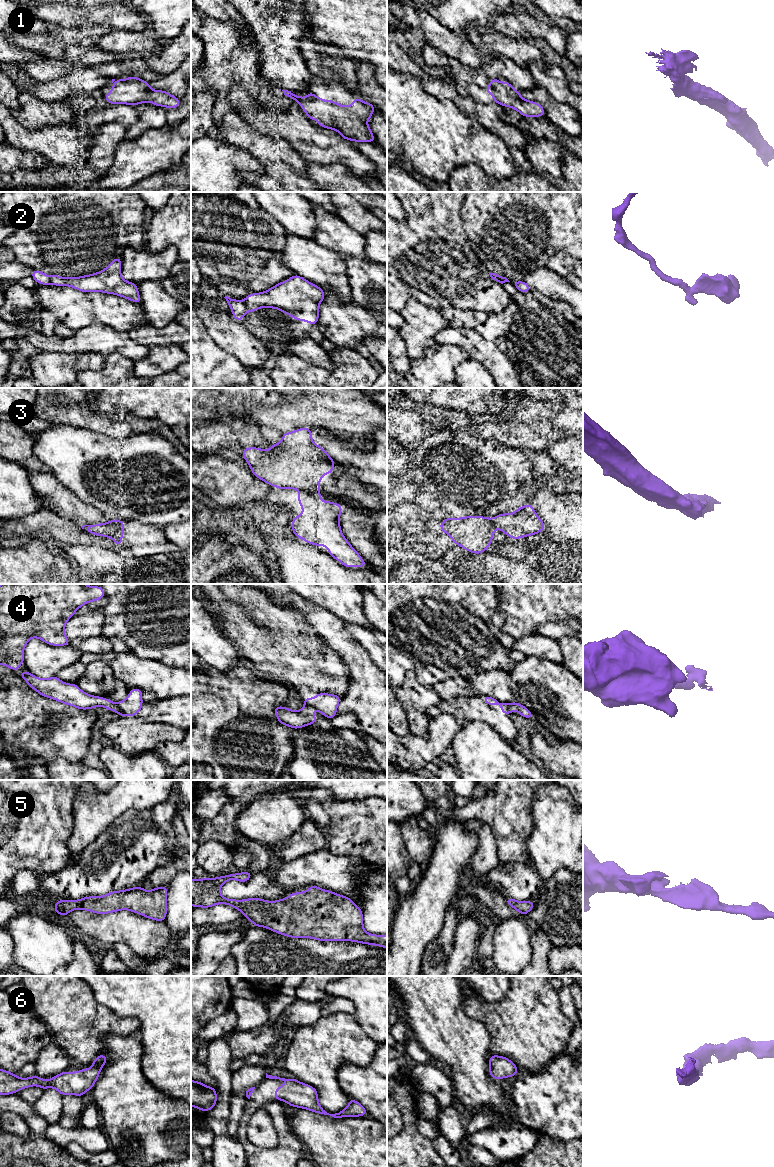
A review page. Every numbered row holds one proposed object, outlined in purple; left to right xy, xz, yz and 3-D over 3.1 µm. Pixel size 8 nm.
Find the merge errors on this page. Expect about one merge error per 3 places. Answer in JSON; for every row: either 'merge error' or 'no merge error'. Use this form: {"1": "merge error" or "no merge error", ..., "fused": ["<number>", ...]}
{"1": "no merge error", "2": "merge error", "3": "merge error", "4": "merge error", "5": "no merge error", "6": "no merge error", "fused": ["2", "3", "4"]}

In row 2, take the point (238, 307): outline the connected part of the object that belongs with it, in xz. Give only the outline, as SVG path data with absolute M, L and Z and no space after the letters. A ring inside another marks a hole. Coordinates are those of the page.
M225 296L224 298L226 299L228 305L232 311L232 315L233 315L234 319L242 323L243 316L247 312L247 308L246 308L244 301L231 299L228 296Z

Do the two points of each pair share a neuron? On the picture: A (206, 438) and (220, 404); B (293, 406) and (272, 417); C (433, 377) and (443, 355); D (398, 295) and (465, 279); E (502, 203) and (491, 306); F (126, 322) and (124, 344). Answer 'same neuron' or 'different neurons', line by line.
A: different neurons
B: same neuron
C: same neuron
D: same neuron
E: different neurons
F: different neurons

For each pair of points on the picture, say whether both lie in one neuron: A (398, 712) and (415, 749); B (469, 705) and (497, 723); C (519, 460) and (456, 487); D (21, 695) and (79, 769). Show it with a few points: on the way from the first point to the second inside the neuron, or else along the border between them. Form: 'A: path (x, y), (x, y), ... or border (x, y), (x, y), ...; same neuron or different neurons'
A: border (410, 733), (397, 735); different neurons
B: path (476, 708), (483, 709), (490, 716); same neuron
C: path (503, 469), (490, 474), (472, 474); same neuron
D: border (51, 760), (65, 758), (72, 762), (81, 762); different neurons

